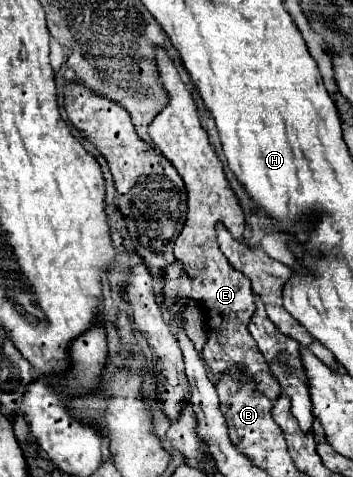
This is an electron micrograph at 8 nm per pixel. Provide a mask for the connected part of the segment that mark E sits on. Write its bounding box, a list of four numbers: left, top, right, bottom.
[150,45,280,401]

